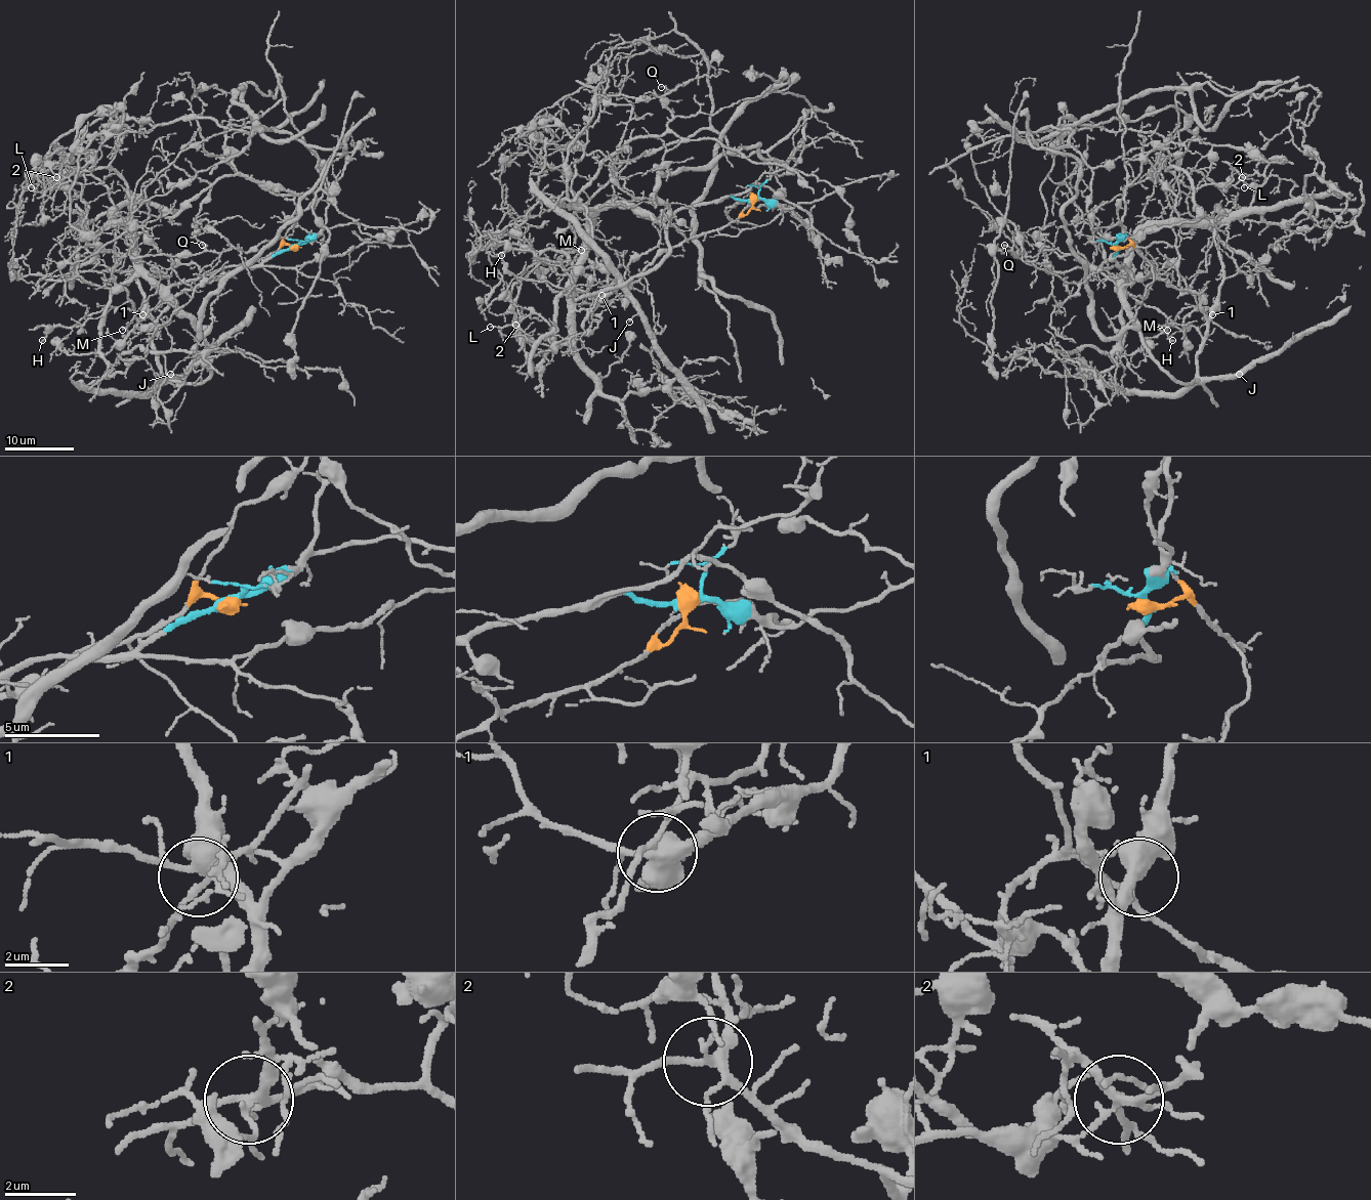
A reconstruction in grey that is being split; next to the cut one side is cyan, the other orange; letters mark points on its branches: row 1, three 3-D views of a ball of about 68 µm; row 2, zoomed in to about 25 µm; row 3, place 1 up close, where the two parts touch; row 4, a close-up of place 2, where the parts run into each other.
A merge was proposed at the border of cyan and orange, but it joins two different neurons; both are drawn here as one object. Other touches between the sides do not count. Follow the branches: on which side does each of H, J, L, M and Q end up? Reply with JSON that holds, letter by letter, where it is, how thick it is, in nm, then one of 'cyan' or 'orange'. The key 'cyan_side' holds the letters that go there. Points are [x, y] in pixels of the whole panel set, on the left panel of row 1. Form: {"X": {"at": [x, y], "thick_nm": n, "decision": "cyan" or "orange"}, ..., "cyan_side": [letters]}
{"H": {"at": [42, 340], "thick_nm": 160, "decision": "orange"}, "J": {"at": [170, 374], "thick_nm": 90, "decision": "orange"}, "L": {"at": [31, 187], "thick_nm": 170, "decision": "cyan"}, "M": {"at": [122, 330], "thick_nm": 140, "decision": "orange"}, "Q": {"at": [202, 245], "thick_nm": 110, "decision": "orange"}, "cyan_side": ["L"]}

